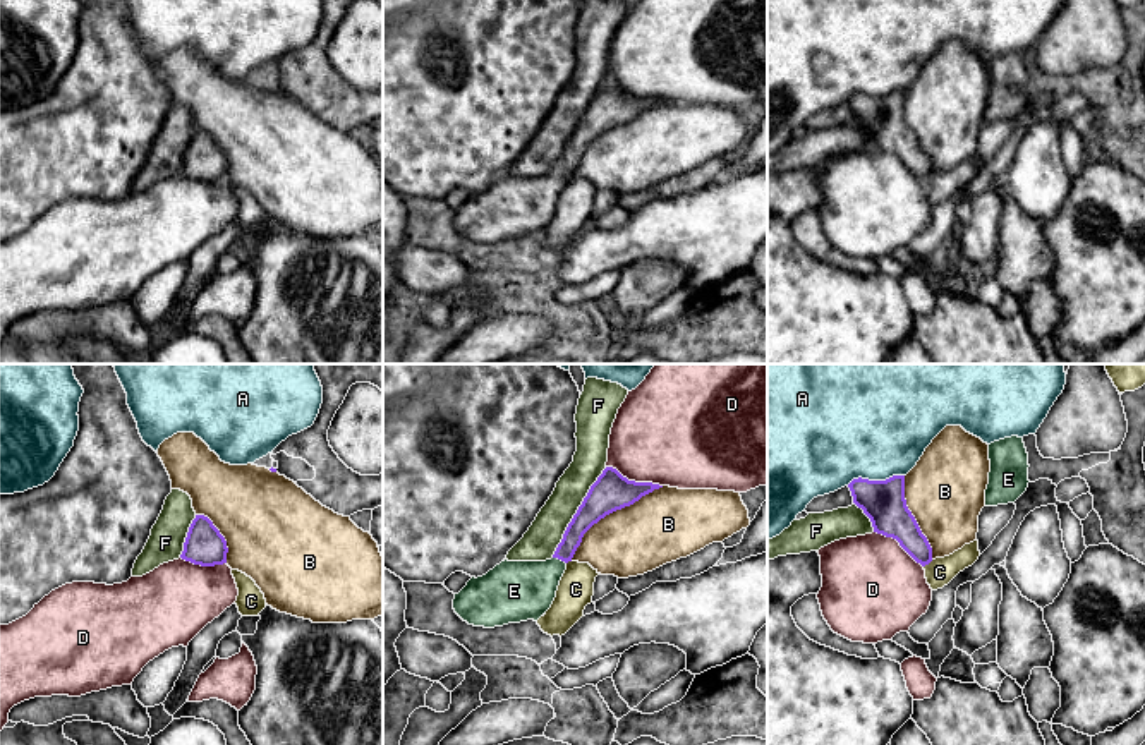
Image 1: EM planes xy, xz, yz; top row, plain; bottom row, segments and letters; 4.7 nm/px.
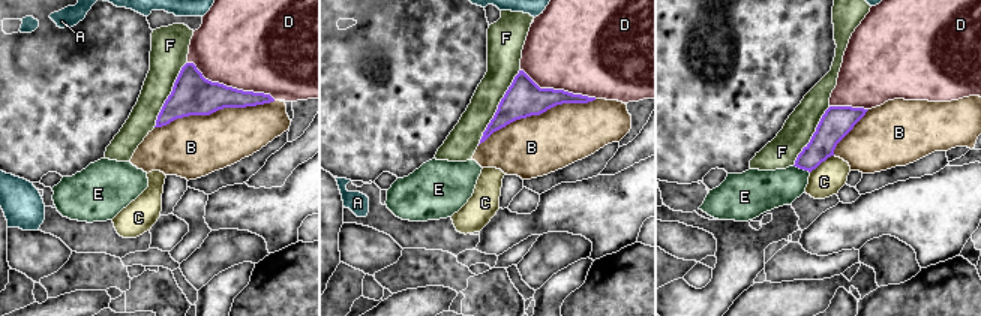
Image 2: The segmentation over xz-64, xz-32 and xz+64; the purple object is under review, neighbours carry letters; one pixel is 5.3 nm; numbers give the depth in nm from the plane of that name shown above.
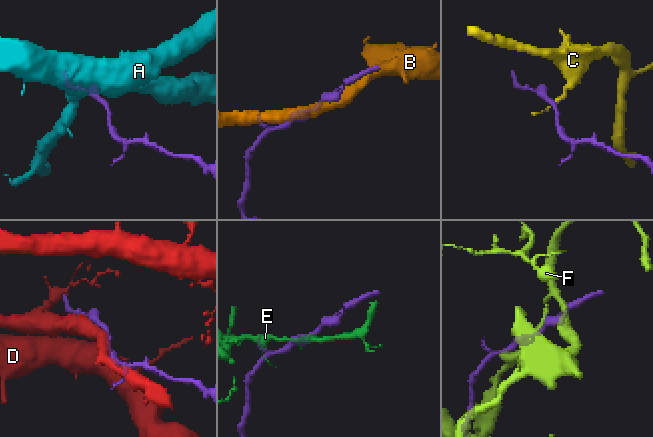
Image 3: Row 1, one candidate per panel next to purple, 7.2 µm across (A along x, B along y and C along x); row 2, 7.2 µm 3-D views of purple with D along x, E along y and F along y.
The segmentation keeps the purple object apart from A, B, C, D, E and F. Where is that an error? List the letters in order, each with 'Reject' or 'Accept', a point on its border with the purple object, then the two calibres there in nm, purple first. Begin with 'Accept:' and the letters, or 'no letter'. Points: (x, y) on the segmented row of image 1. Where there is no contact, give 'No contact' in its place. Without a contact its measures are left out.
Accept: E
A: Reject. Touches purple at yz (874, 481). Thickness 200 nm (purple) against 480 nm
B: Reject. Touches purple at xz (610, 512). Thickness 180 nm (purple) against 320 nm
C: Reject. Touches purple at yz (927, 563). Thickness 160 nm (purple) against 140 nm
D: Reject. Touches purple at xz (634, 481). Thickness 180 nm (purple) against 440 nm
E: Accept. Touches purple at xz (560, 558). Thickness 110 nm (purple) against 280 nm
F: Reject. Touches purple at xz (577, 512). Thickness 180 nm (purple) against 160 nm

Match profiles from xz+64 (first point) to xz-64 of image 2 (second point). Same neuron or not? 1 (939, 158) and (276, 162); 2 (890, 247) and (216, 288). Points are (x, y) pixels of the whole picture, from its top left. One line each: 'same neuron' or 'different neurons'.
1: different neurons
2: different neurons

